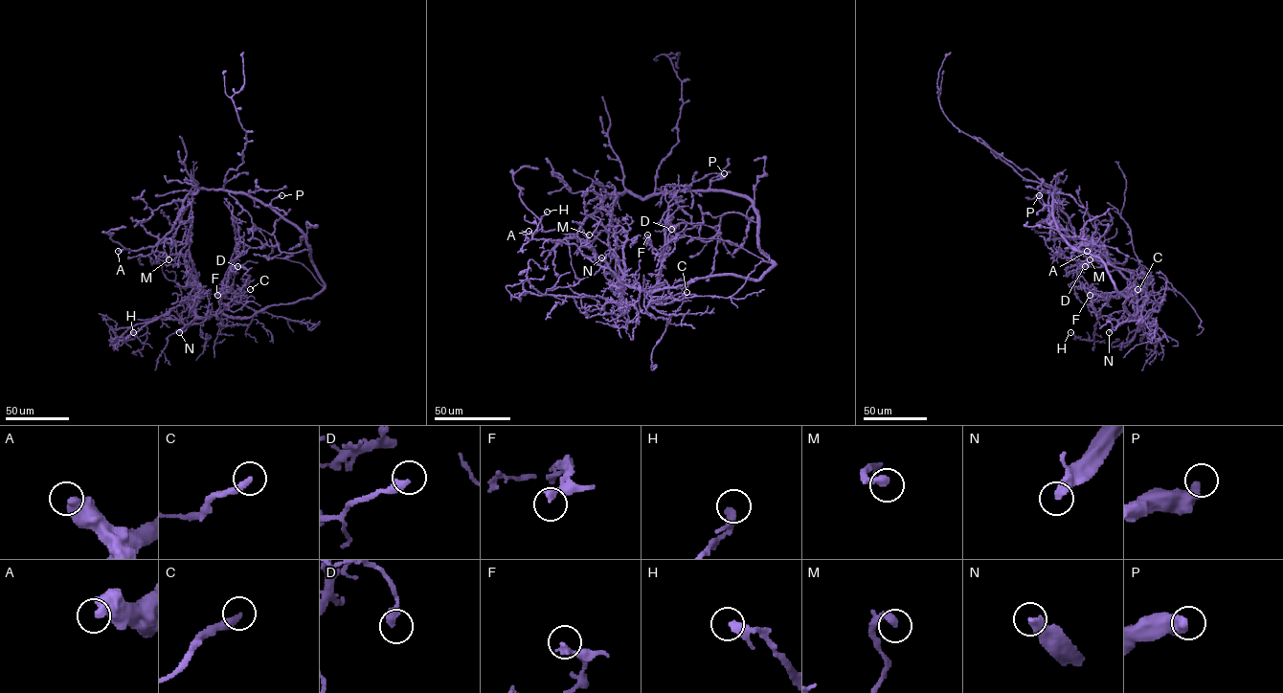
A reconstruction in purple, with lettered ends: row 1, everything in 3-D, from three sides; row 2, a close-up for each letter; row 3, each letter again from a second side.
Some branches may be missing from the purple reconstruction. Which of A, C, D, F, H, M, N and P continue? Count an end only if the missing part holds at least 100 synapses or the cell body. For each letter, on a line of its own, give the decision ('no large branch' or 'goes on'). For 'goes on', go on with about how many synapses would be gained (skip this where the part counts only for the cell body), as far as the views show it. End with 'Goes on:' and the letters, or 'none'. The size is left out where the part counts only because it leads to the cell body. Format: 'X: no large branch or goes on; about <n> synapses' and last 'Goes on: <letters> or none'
A: no large branch
C: no large branch
D: no large branch
F: no large branch
H: no large branch
M: no large branch
N: goes on; about 650 synapses
P: no large branch
Goes on: N

